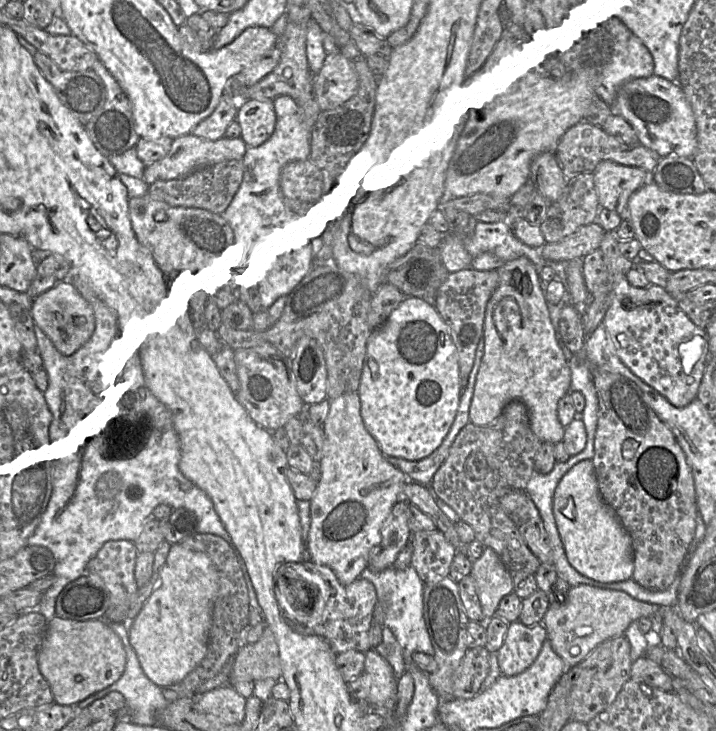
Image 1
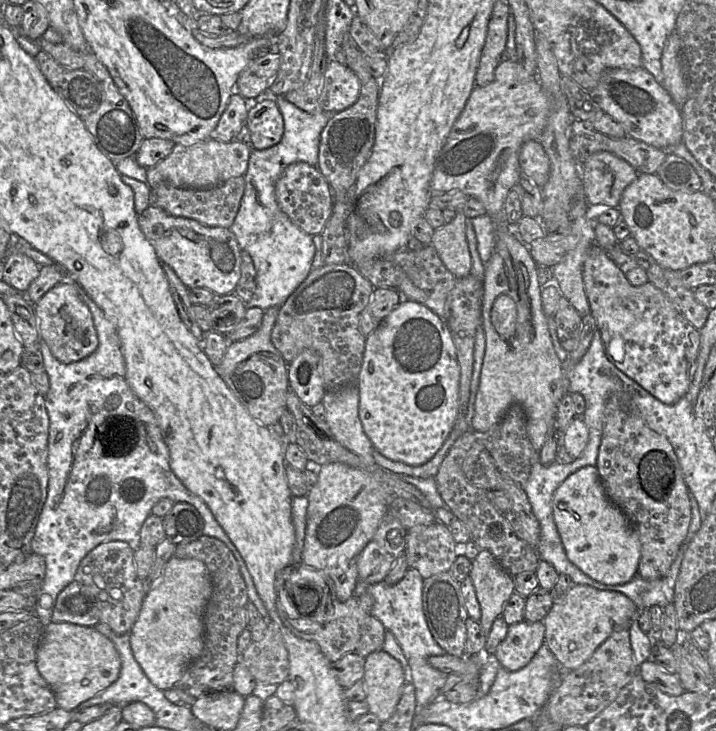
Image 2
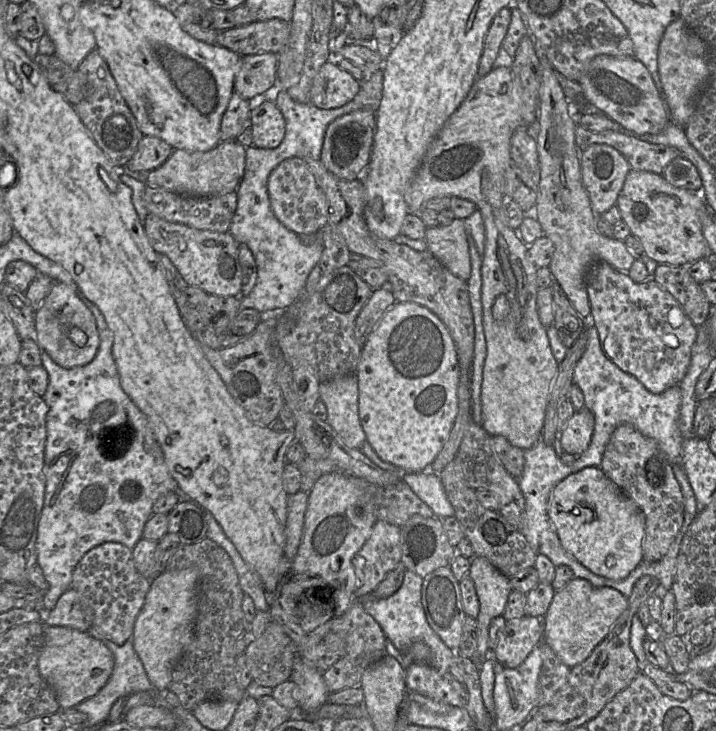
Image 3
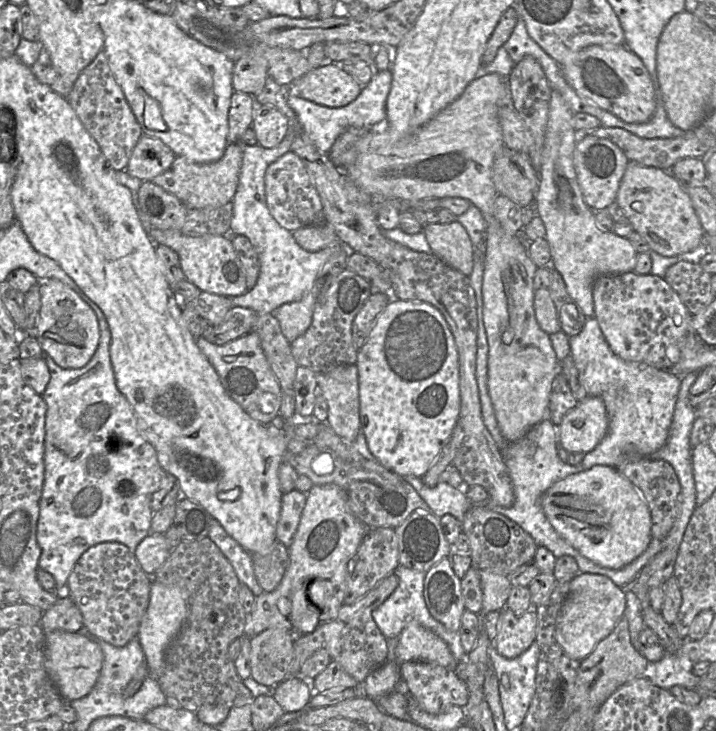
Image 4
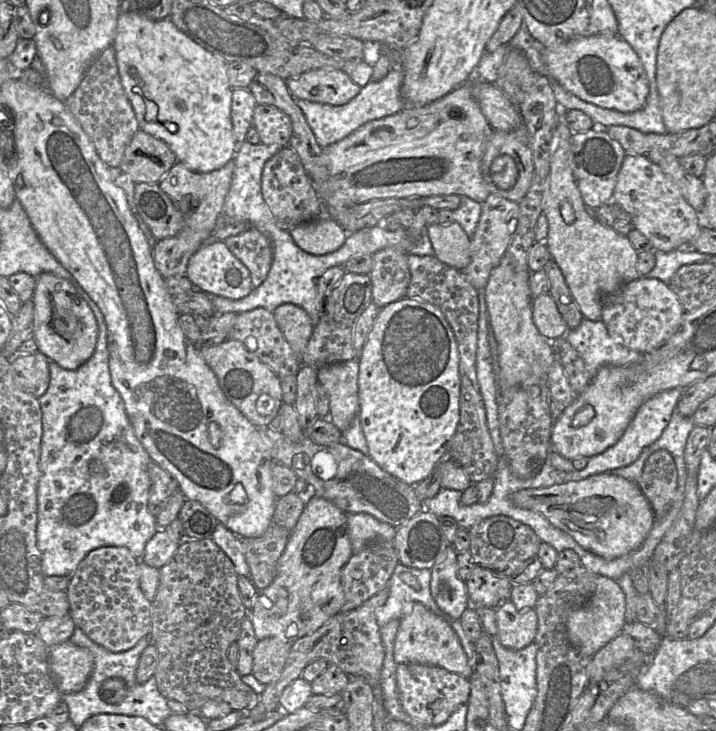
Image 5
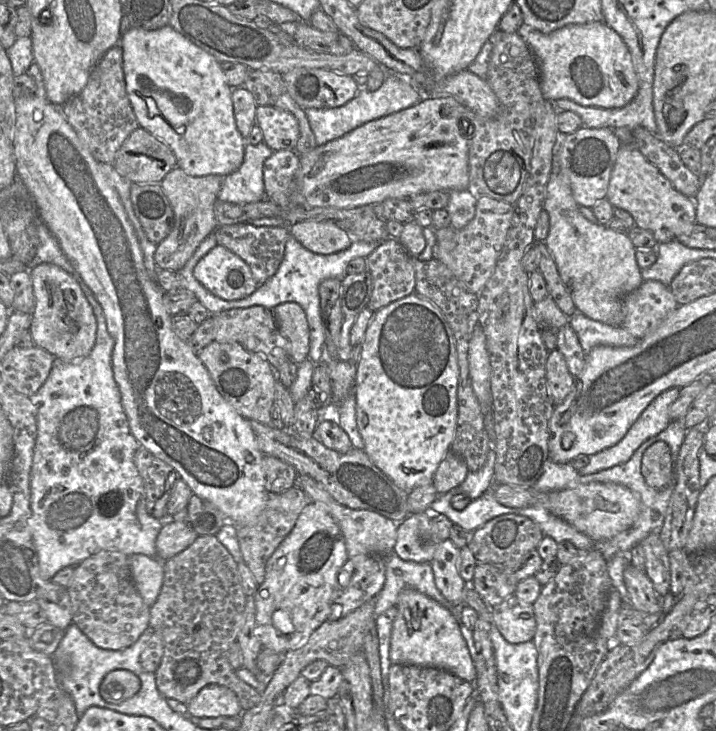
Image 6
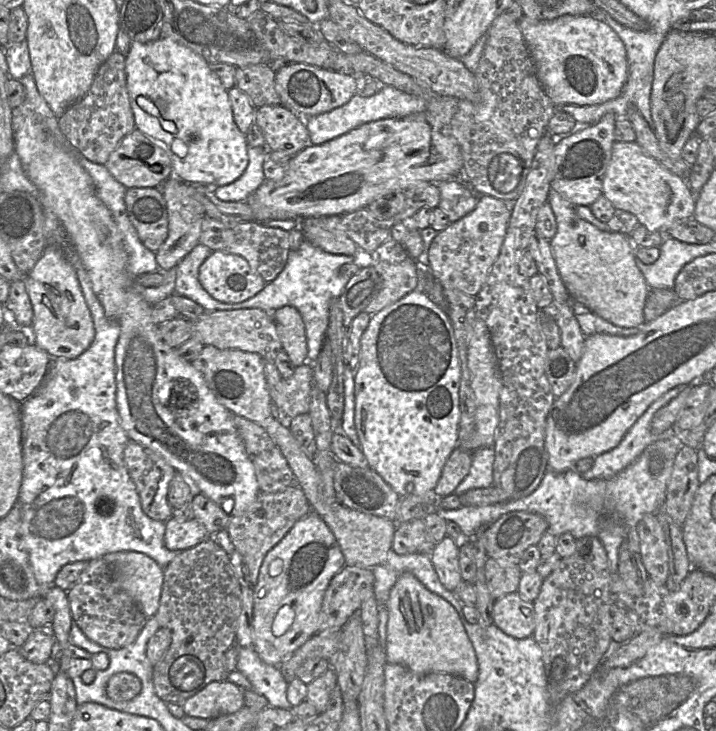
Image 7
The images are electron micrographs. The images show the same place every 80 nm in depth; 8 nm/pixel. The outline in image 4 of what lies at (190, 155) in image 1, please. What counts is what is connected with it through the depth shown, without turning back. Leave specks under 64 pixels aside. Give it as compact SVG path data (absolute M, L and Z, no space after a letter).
M228 143L223 156L211 163L194 163L176 156L171 167L153 178L152 182L174 195L189 208L217 208L232 201L242 164L242 143Z

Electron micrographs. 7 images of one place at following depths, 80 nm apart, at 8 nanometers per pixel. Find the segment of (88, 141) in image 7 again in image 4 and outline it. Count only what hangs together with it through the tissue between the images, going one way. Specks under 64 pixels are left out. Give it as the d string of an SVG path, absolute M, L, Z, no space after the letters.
M104 51L99 52L82 70L67 100L100 147L107 164L115 171L125 171L132 151L143 133L121 87L115 80Z

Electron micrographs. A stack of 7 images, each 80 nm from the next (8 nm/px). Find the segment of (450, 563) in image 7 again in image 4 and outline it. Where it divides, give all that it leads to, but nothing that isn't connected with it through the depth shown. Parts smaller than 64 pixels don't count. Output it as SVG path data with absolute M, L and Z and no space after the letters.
M451 556L434 565L425 576L424 600L431 616L452 632L459 632L465 612L461 579L455 574Z

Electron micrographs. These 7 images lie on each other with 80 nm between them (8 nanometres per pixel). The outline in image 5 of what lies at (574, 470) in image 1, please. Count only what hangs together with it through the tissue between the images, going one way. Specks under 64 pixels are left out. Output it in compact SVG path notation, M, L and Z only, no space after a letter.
M604 472L578 481L543 488L527 488L512 495L513 503L543 514L579 545L605 559L623 556L642 545L655 521L646 497L633 481Z

